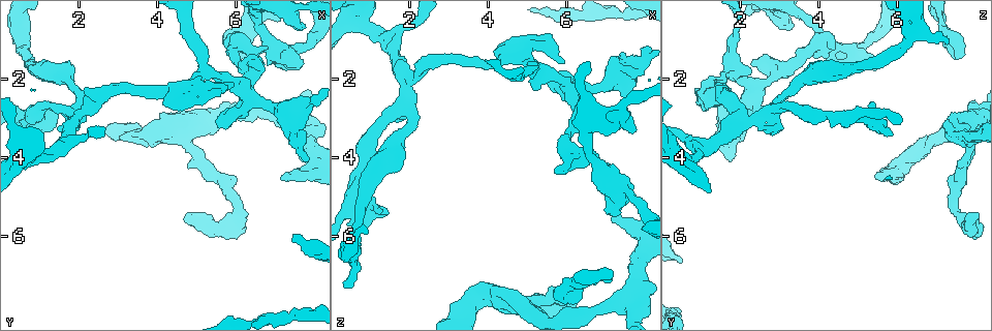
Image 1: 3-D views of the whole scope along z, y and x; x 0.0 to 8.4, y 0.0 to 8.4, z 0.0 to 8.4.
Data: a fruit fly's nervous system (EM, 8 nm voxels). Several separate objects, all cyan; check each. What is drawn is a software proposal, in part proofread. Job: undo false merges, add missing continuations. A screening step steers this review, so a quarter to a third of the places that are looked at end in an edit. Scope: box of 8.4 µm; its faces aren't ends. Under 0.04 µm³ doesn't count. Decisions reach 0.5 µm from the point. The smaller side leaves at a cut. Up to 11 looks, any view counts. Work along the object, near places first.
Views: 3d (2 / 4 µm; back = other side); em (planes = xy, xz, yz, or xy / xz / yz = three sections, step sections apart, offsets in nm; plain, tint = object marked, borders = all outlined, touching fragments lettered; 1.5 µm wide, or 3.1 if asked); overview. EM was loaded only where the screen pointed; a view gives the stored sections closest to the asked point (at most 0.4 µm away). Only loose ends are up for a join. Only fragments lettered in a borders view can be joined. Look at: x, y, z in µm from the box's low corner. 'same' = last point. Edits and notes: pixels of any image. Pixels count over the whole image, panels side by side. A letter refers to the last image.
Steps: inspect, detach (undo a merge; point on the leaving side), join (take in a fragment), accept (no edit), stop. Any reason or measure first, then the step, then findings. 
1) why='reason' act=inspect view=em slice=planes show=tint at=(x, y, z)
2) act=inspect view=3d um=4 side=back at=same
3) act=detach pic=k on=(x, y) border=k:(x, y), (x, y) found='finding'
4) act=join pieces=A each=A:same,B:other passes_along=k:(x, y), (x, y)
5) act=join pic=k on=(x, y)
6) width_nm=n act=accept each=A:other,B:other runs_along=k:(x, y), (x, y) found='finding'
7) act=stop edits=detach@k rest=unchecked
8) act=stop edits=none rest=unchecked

act=inspect view=em slice=planes show=borders at=(4.70, 5.60, 7.85)

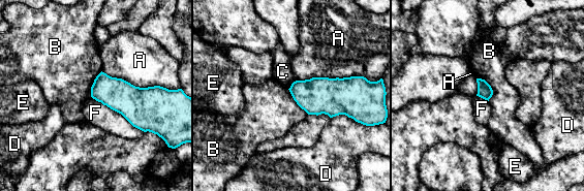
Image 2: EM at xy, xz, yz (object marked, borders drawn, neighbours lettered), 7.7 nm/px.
act=accept each=A:other,B:other,C:other,D:other,E:other,F:other border=2:(477, 77), (490, 86), (489, 100) found='none of them fits'

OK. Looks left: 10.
why='free end' act=inspect view=3d um=2 at=(7.75, 4.00, 1.80)

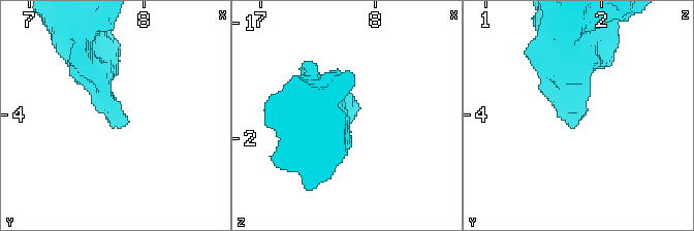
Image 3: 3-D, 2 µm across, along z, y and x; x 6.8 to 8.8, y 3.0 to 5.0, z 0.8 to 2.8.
act=inspect view=em slice=xz step=4 show=borders at=(7.78, 4.02, 1.84)

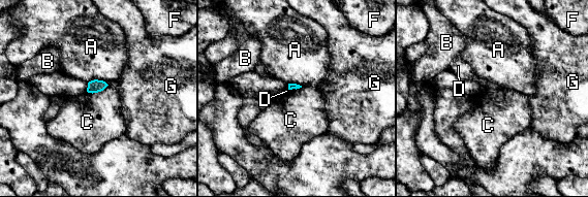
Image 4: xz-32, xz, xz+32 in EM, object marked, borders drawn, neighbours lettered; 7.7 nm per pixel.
why='cut it another way' act=inspect view=em slice=planes show=borders at=same

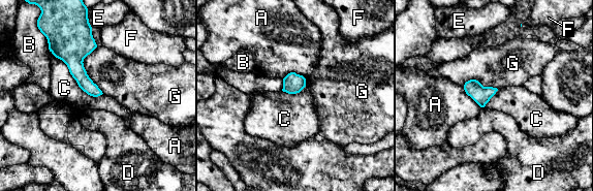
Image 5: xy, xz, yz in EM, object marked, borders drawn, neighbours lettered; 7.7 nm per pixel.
act=accept each=A:other,B:other,C:other,D:other,E:other,F:other,G:other border=5:(56, 57), (84, 91), (102, 94) found='no lettered fragment goes on from it'

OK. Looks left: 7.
why='three-way junction' act=inspect view=em slice=planes show=plain at=(5.25, 1.85, 1.60)

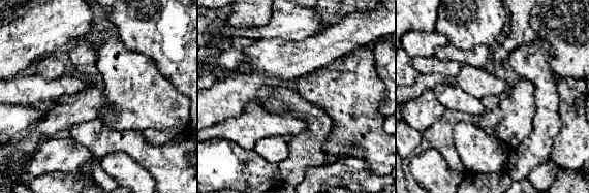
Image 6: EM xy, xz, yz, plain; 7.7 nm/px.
why='see the neighbours' act=inspect view=em slice=planes show=borders at=same

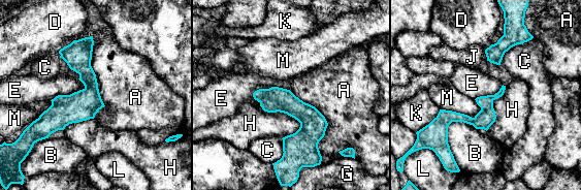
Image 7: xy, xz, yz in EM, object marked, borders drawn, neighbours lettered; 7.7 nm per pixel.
longest_contact=A:650nm act=accept each=A:other,B:other,C:other,D:other,E:other,G:other,H:other,J:other,K:other,L:other,M:other border=7:(289, 90), (327, 123), (321, 163) found='continuous, no second neuron'

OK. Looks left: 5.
why='free end' act=inspect view=em slice=planes show=borders at=(1.50, 3.25, 2.90)

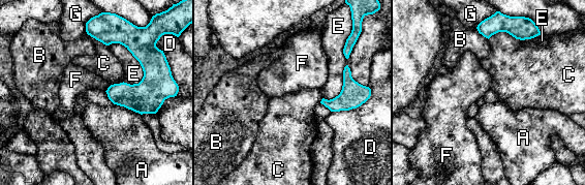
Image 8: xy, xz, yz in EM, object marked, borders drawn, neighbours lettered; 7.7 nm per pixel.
width_nm=190 longest_contact=D:460nm act=accept each=A:other,B:other,C:other,D:other,E:other,F:other,G:other found='no lettered fragment goes on from it'

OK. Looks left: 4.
act=stop edits=none rest=unchecked

